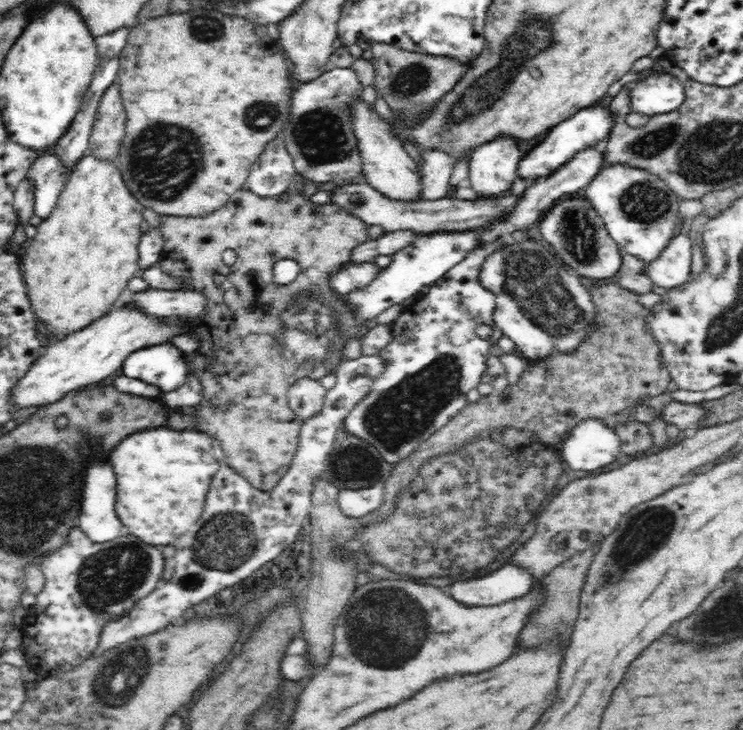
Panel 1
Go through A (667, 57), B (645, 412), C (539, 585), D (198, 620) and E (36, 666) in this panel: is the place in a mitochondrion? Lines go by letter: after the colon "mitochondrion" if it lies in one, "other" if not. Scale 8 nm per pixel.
A: other
B: other
C: other
D: other
E: other

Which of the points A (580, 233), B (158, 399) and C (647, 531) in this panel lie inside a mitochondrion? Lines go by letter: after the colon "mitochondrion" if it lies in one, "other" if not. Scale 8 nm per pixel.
A: mitochondrion
B: other
C: mitochondrion

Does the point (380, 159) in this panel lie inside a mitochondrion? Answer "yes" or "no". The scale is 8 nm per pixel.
no

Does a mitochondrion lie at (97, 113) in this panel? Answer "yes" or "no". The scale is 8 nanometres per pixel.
no

